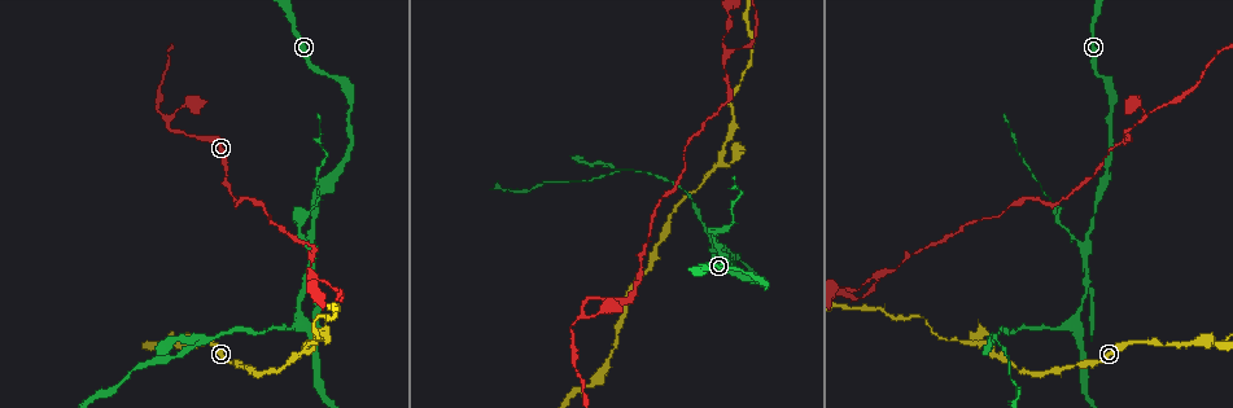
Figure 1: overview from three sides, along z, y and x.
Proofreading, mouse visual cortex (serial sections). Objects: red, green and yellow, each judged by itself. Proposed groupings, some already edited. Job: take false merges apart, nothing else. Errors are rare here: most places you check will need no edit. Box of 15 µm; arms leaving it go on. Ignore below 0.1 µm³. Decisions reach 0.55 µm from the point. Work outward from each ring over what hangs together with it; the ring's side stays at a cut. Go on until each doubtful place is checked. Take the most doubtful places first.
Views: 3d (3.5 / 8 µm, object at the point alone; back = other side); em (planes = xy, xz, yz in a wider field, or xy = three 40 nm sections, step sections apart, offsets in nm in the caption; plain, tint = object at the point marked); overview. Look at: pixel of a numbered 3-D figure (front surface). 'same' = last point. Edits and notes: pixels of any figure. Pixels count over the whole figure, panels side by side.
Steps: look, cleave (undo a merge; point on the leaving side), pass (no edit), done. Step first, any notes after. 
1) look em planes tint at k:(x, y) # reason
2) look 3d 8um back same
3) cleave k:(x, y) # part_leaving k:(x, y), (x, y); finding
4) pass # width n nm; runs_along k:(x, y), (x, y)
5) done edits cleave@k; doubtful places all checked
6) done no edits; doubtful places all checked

look 3d 3.5um at 1:(731, 49) # side arm on a straight run

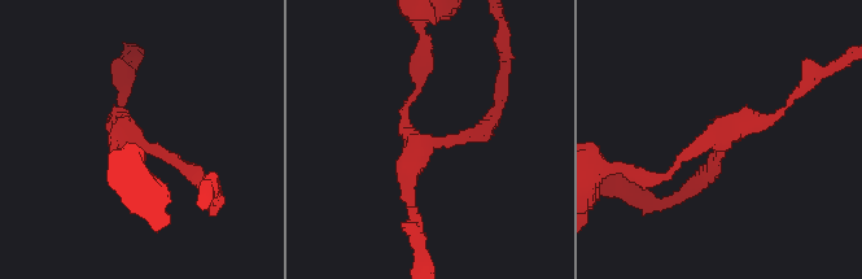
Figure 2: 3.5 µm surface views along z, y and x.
pass # arms 3; arm_widths 100, 150, 150 nm; runs_along 2:(793, 96), (770, 120), (713, 135), (661, 179); continuous, no second cell

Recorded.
look 3d 8um at 1:(722, 163)

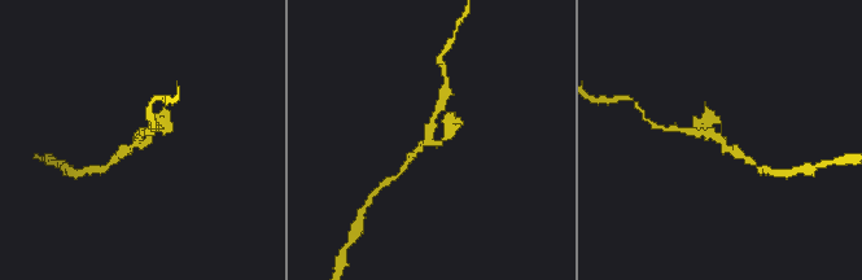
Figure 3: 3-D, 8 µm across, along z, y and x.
look 3d 3.5um at 3:(136, 143) # zoom in

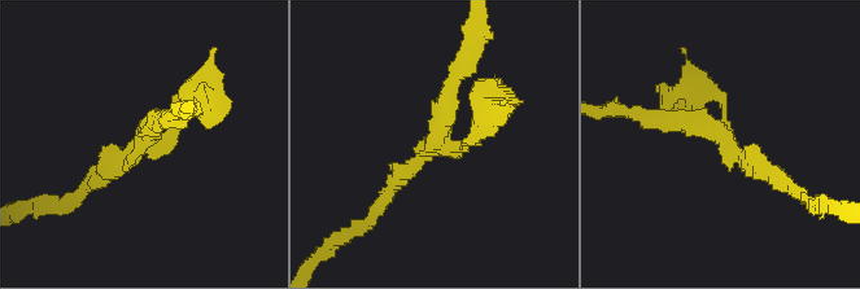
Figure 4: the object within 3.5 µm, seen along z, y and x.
look em xy step 1 tint at 4:(146, 138) # arms 3; arm_widths 150, 200, 250 nm

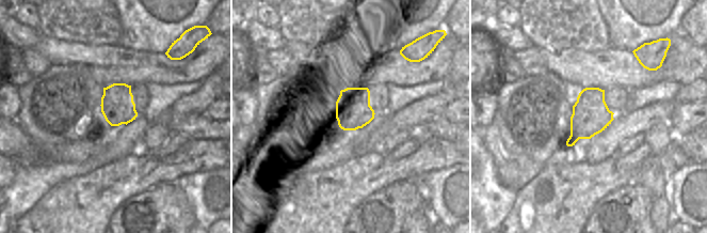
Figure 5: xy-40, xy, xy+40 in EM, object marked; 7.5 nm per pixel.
pass # runs_along 4:(383, 198), (439, 139), (463, 69); continuous, no second cell

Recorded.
look 3d 3.5um at 1:(1083, 244) # arms part here

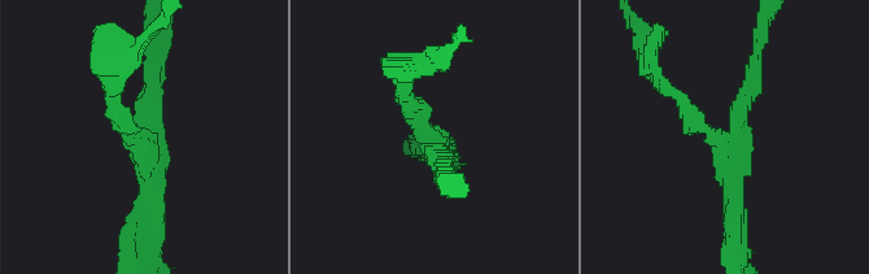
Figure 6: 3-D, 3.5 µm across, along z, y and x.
look em planes tint at 6:(145, 147) # arms 3; arm_widths 200, 200, 250 nm

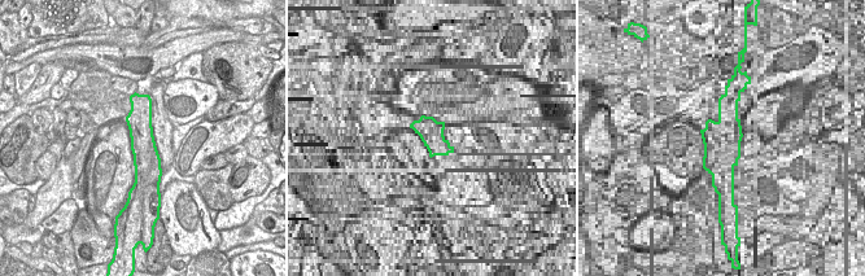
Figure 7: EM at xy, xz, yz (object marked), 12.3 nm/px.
pass # runs_along 6:(756, 60), (733, 144), (737, 229); continuous, no second cell

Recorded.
look 3d 3.5um at 1:(620, 168) # side arm on a straight run

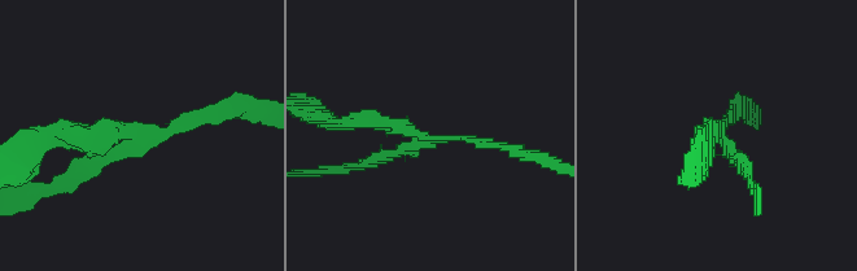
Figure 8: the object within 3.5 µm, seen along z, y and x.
pass # runs_along 8:(218, 116), (135, 139), (68, 183); one cell here

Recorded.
look 3d 3.5um at 1:(1217, 344) # sharp bend

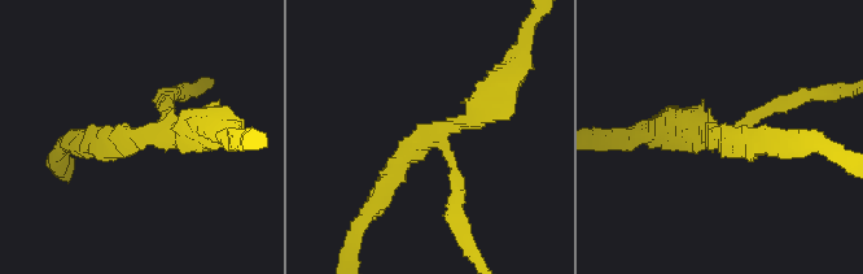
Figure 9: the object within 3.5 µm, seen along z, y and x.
look em xy step 3 plain at 9:(715, 131) # arms 3; arm_widths 200, 250, 400 nm; need the tissue

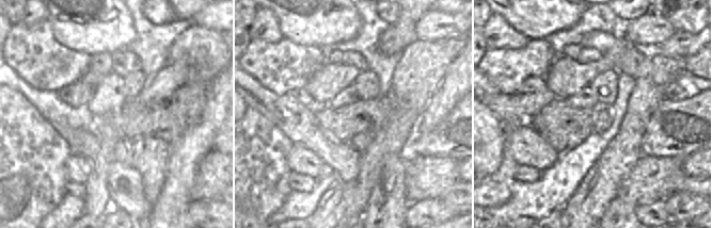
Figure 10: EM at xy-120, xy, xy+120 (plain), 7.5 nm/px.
look em xy step 3 tint same # with the object marked

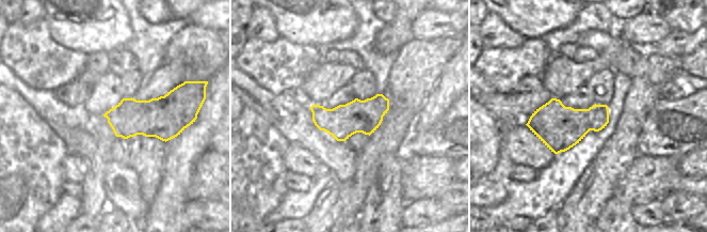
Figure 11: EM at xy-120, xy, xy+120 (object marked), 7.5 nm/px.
cleave 9:(782, 104) # part_leaving 9:(450, 155), (450, 199); two cells meet here

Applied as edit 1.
done edits cleave@9; doubtful places all checked

